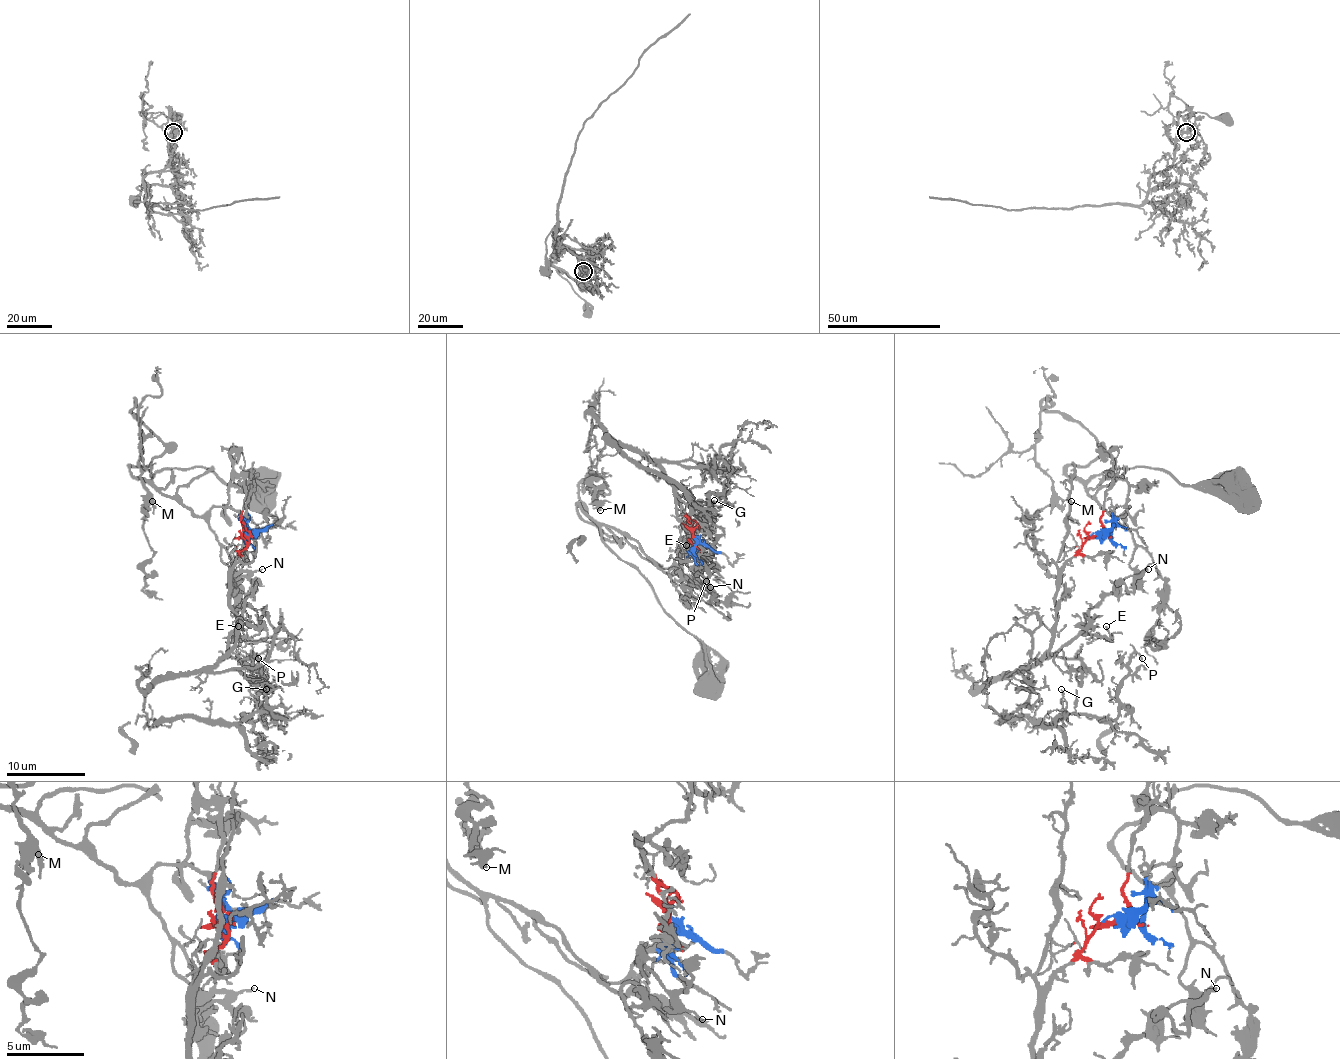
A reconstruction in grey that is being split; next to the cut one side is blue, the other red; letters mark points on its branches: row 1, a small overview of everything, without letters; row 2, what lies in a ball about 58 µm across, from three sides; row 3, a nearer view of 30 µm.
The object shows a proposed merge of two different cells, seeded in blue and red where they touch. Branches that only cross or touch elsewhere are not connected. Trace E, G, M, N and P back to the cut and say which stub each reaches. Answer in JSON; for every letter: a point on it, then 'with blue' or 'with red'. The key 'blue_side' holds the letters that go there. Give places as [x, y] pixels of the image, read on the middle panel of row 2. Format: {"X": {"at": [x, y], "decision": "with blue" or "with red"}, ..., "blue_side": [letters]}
{"E": {"at": [686, 545], "decision": "with red"}, "G": {"at": [714, 500], "decision": "with red"}, "M": {"at": [600, 510], "decision": "with blue"}, "N": {"at": [710, 587], "decision": "with blue"}, "P": {"at": [706, 581], "decision": "with red"}, "blue_side": ["M", "N"]}

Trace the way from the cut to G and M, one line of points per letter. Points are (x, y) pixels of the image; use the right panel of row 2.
G: (1098, 535), (1060, 576), (1055, 641), (1029, 667), (980, 690), (1011, 726), (1056, 722), (1066, 708), (1060, 688)
M: (1098, 535), (1129, 507), (1110, 515), (1066, 474), (1100, 444), (1043, 409), (1035, 462), (1070, 501)

